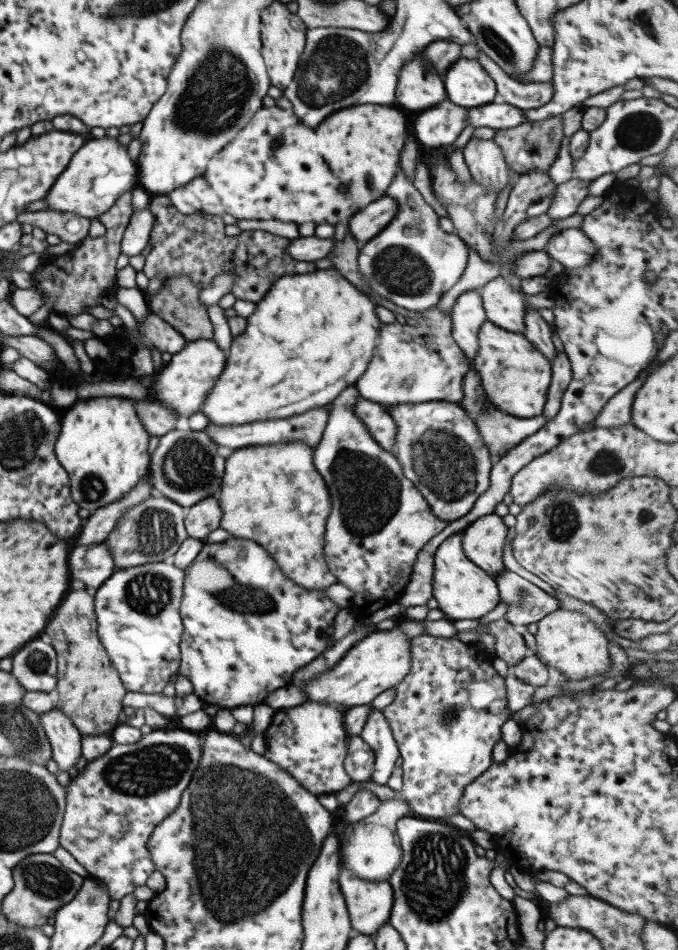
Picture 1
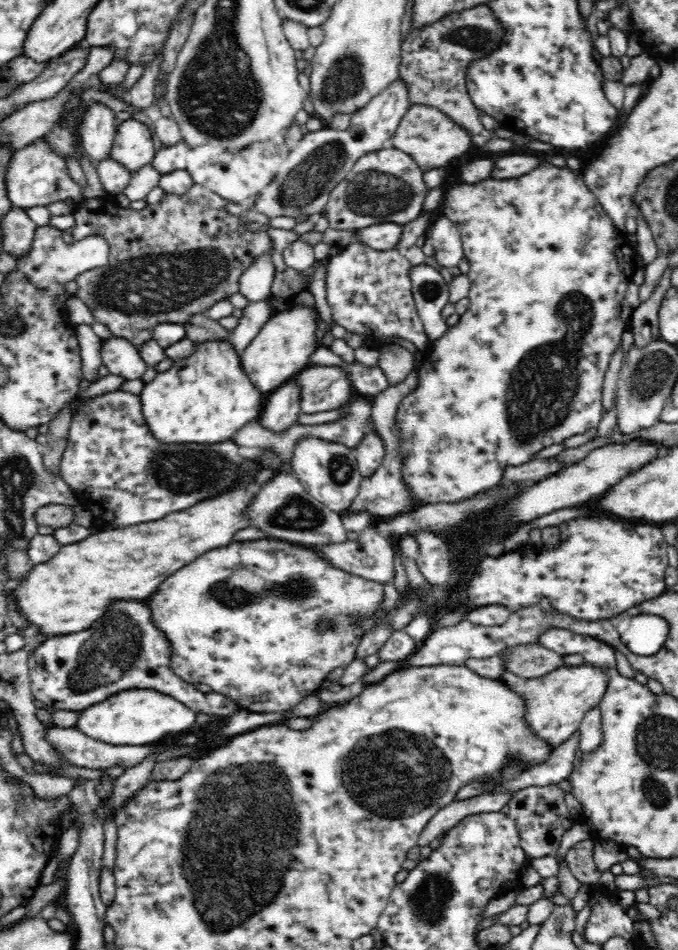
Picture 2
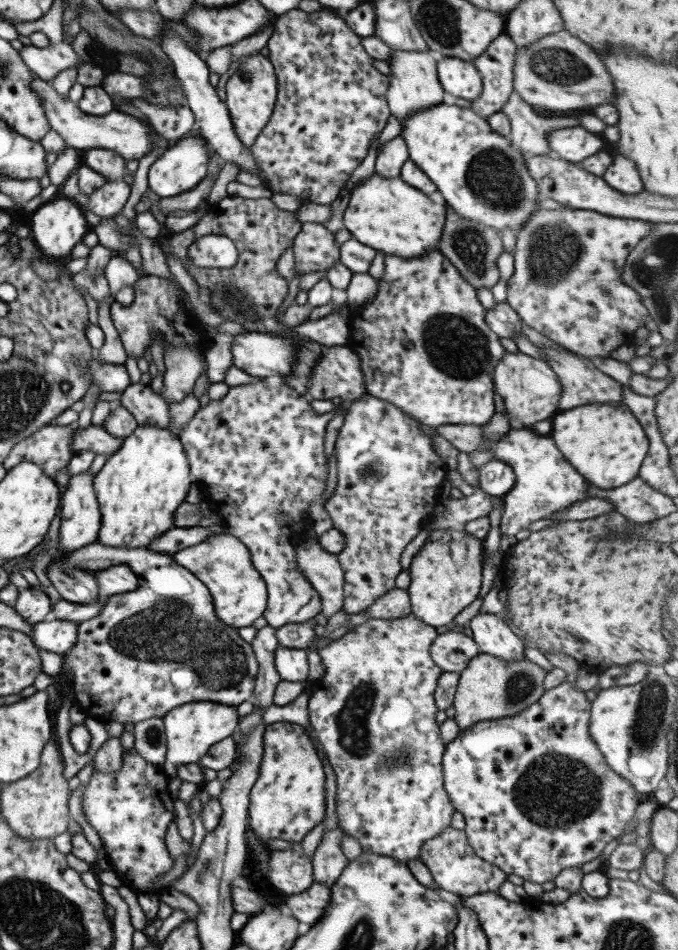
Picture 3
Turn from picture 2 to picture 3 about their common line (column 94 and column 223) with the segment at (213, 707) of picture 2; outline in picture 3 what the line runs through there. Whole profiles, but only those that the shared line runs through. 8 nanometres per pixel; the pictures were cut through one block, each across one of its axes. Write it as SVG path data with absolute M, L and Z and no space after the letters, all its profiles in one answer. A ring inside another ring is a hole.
M97 540L94 543L71 551L69 555L64 558L64 566L60 567L74 567L96 572L115 565L127 565L137 577L138 587L129 592L115 593L108 596L101 612L97 614L97 616L93 616L89 620L78 623L75 645L73 645L62 658L62 692L70 692L73 698L76 698L73 702L81 709L83 715L85 715L88 720L93 718L93 721L100 722L102 725L111 721L121 723L122 725L127 723L134 725L137 722L149 718L162 718L176 707L188 703L198 703L199 701L225 704L227 707L233 706L235 708L242 704L248 705L253 699L252 692L254 690L257 672L255 656L252 655L251 644L240 638L236 628L220 622L215 614L212 596L209 594L207 587L198 578L195 578L191 572L187 572L183 567L179 568L178 564L173 564L173 560L171 560L169 556L163 556L163 554L153 552L145 547L139 548L139 550L137 550L137 548L127 550L127 548L103 546L103 544L99 544Z

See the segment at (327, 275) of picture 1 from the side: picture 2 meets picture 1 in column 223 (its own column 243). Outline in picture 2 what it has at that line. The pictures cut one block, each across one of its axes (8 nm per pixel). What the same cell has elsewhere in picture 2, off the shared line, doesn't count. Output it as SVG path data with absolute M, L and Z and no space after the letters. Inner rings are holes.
M210 339L208 342L200 342L200 344L196 344L196 350L194 350L188 358L184 358L184 360L176 362L174 366L170 367L170 370L158 373L151 382L145 383L144 390L140 392L140 399L142 399L144 417L146 417L146 421L148 421L150 429L152 429L152 433L167 445L174 443L215 444L231 441L232 435L237 430L240 430L240 428L249 422L256 421L256 418L258 418L258 416L260 416L260 412L262 412L262 408L264 408L264 406L258 406L258 404L262 404L262 398L266 398L267 394L264 396L265 393L262 393L260 388L256 387L256 384L254 384L252 379L250 379L248 372L244 371L244 367L242 367L242 357L240 356L241 352L238 352L238 349L234 347L234 343L232 343L232 341L228 339Z

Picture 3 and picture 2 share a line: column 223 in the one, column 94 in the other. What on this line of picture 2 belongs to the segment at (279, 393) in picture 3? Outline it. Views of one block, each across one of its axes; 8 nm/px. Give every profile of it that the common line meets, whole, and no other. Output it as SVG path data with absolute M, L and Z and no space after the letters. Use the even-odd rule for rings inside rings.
M124 389L78 399L74 407L68 444L58 474L78 492L84 508L90 510L93 517L90 529L106 530L105 527L109 526L116 530L163 519L164 516L183 511L201 500L220 494L231 487L240 475L253 471L257 465L249 458L239 457L238 446L231 441L215 444L165 444L152 433L144 417L140 395Z

